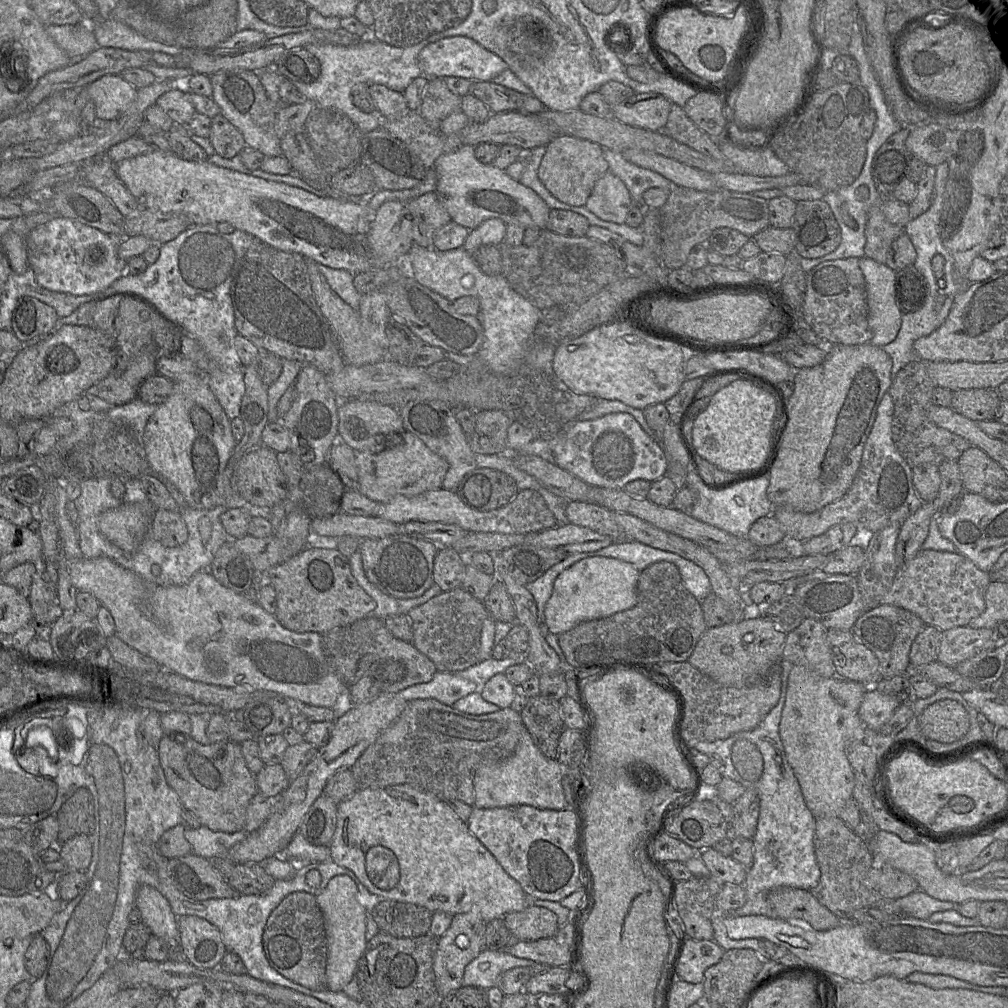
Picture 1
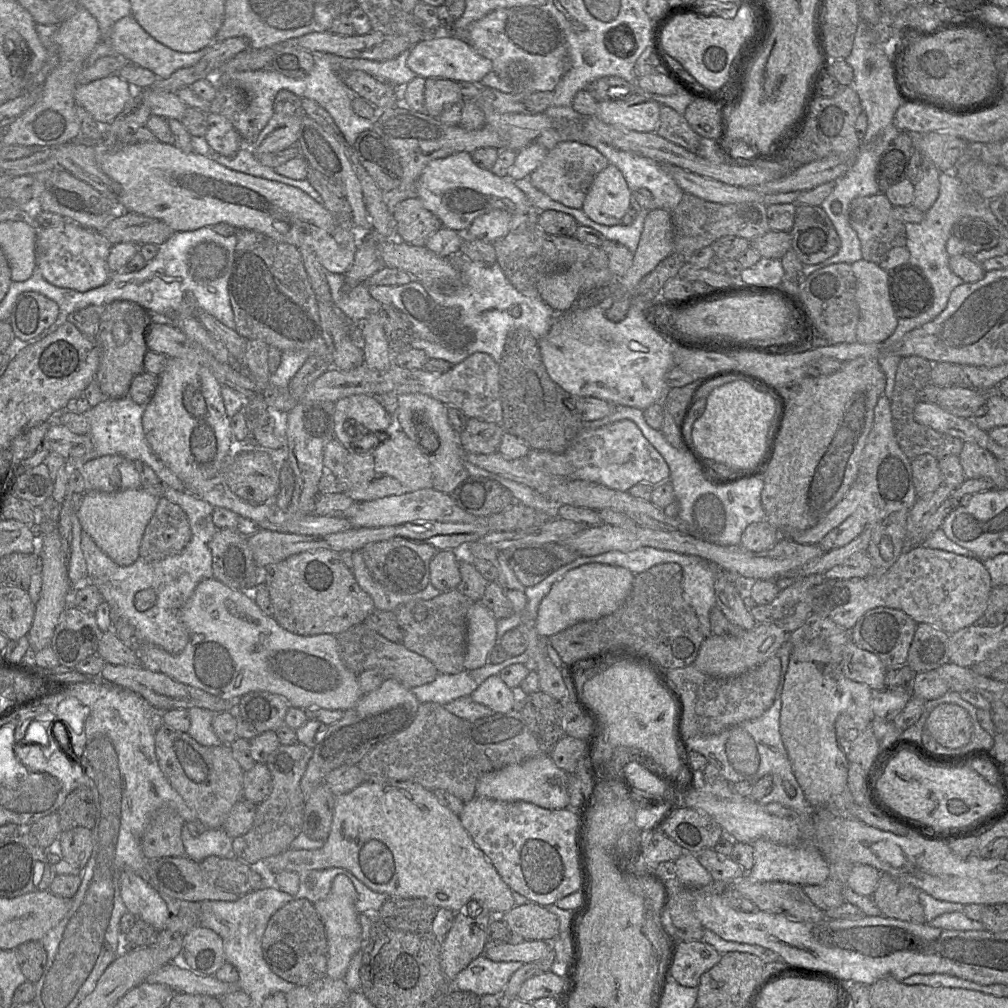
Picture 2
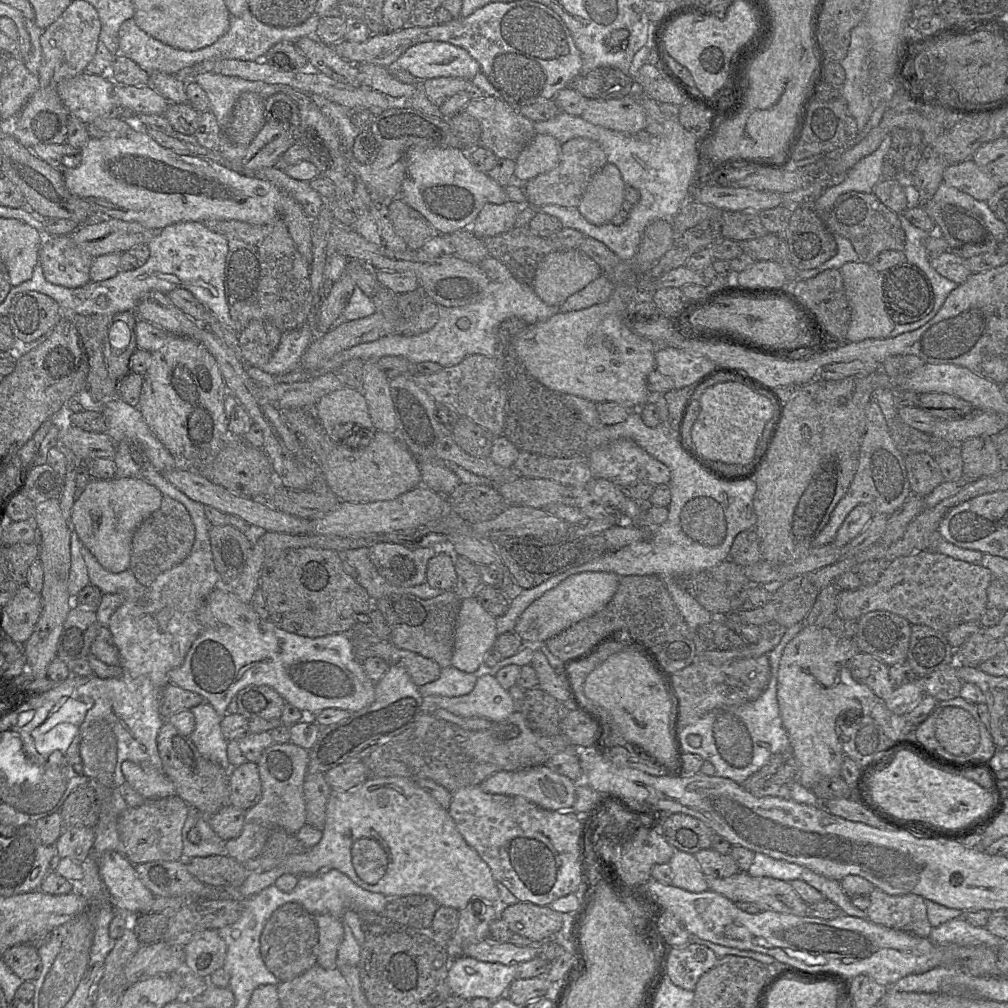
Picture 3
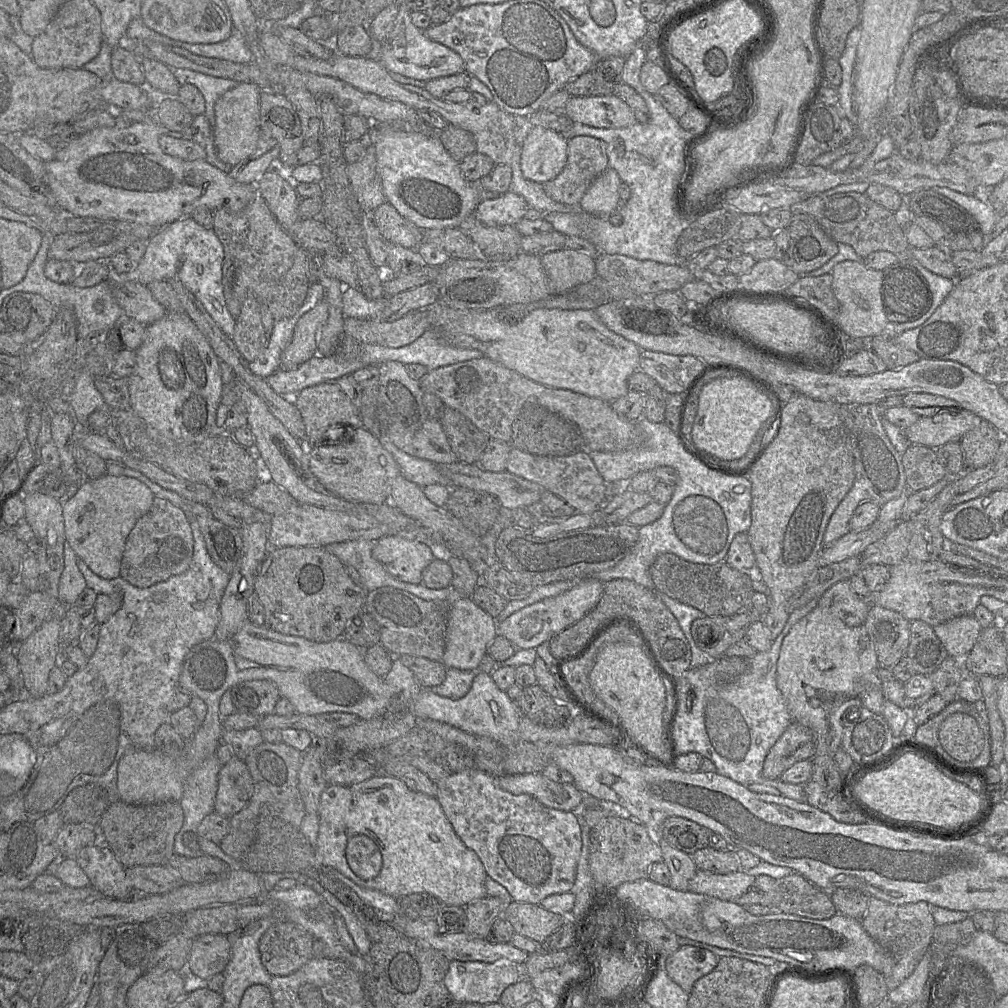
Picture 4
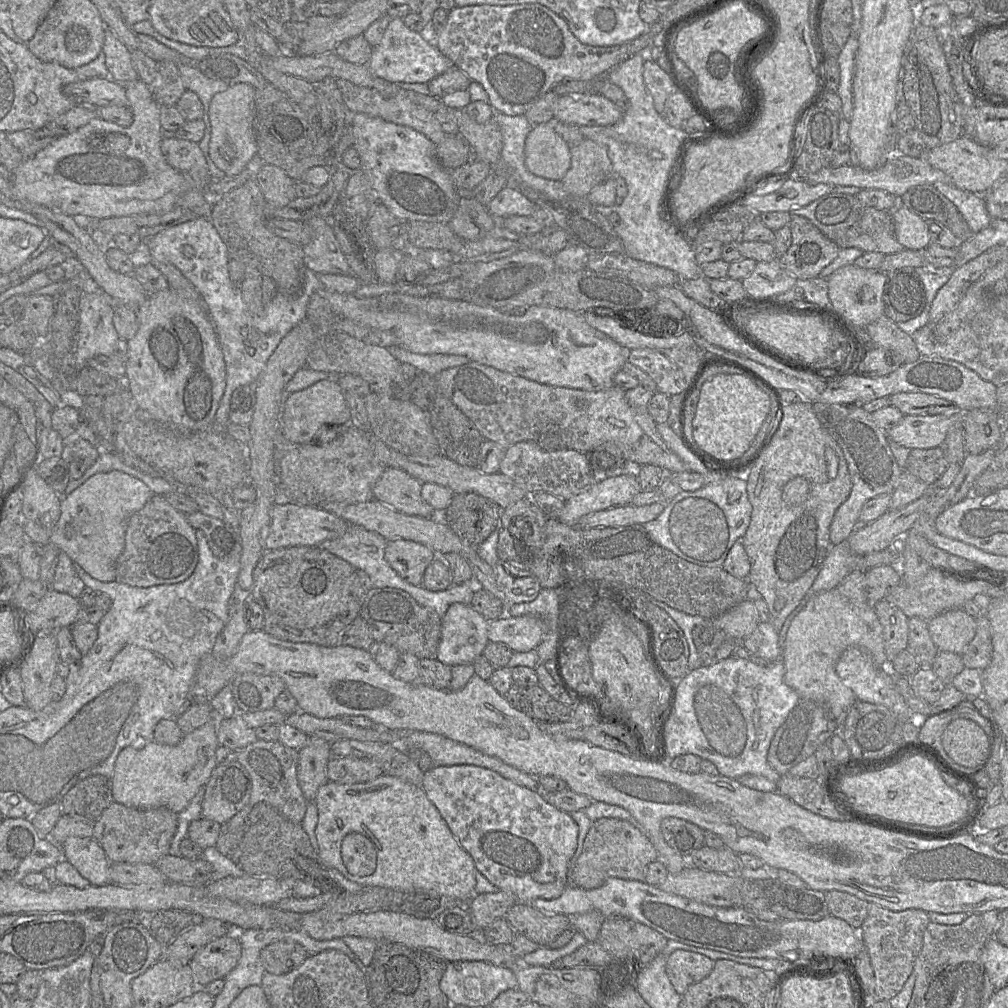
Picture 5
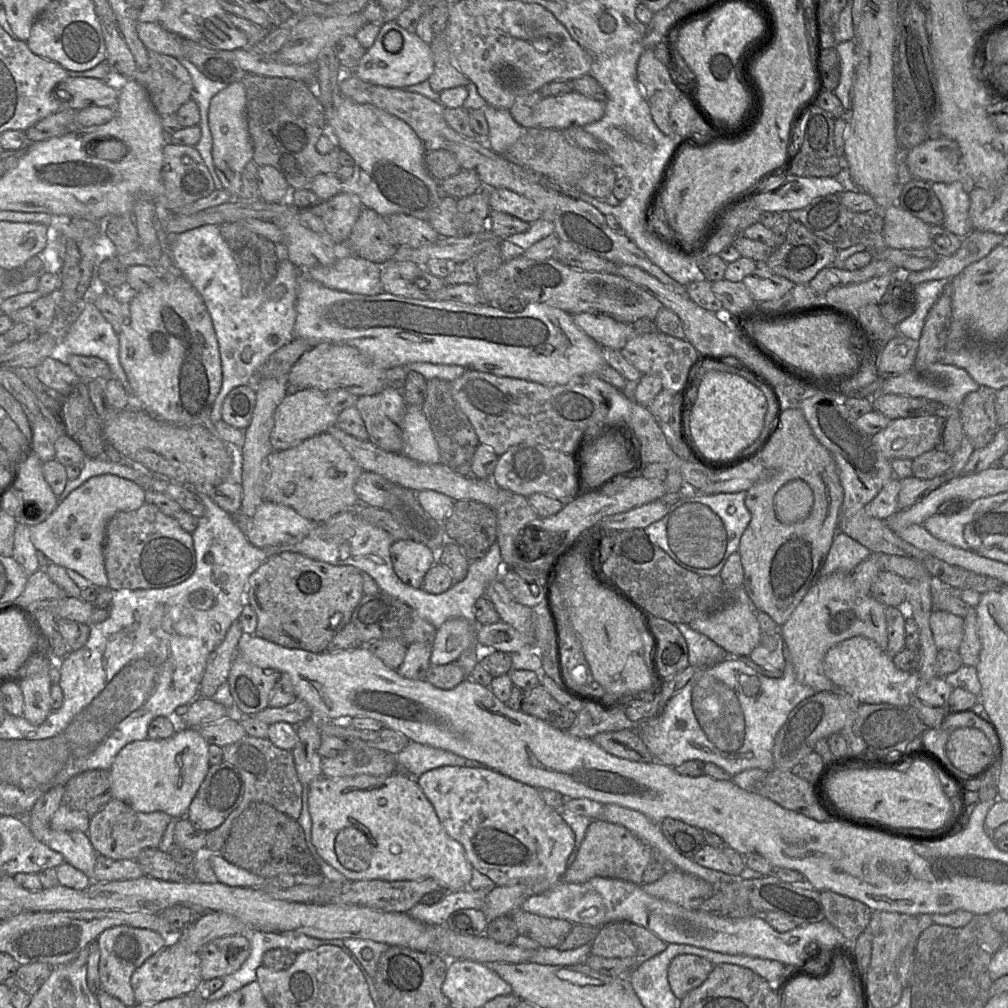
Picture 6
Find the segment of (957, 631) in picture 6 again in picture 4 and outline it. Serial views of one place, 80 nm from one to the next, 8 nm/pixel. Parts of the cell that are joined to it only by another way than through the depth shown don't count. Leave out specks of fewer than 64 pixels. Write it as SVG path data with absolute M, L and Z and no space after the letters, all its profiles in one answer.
M964 615L936 625L933 630L949 656L963 659L970 653L983 629L973 615Z

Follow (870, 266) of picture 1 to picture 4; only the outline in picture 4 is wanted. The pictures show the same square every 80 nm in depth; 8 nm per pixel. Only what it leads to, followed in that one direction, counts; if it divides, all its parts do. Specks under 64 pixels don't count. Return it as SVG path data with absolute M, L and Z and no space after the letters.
M843 261L832 270L832 291L839 302L837 323L844 335L851 338L872 338L881 334L889 323L884 312L883 271L868 268L863 262Z

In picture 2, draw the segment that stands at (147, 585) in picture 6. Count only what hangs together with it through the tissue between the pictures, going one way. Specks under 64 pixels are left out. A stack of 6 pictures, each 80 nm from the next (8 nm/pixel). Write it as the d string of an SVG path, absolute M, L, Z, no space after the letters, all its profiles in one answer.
M161 497L155 513L145 528L139 556L147 562L179 554L192 537L188 517L183 509Z

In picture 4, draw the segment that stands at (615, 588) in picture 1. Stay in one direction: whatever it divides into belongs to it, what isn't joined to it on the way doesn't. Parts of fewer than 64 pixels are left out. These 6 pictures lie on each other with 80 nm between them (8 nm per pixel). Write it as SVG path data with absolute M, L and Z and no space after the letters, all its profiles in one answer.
M585 578L570 590L526 606L499 624L496 623L496 635L507 638L516 649L536 648L589 613L599 602L603 590L603 582L594 578Z

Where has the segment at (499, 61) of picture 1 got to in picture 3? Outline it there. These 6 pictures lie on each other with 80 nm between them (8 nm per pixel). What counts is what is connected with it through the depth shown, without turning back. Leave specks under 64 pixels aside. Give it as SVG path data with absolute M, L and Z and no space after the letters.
M424 41L409 47L391 66L393 70L404 70L421 79L438 77L460 77L471 81L480 72L478 62L463 48L441 41Z

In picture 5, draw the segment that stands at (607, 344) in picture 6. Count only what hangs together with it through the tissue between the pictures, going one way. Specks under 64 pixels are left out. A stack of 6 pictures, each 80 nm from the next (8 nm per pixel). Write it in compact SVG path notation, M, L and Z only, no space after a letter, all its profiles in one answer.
M609 308L590 309L584 312L584 318L591 327L629 350L698 347L694 337L686 330L674 336L666 331L662 331L662 336L639 333L631 328L631 318L627 314L616 314Z

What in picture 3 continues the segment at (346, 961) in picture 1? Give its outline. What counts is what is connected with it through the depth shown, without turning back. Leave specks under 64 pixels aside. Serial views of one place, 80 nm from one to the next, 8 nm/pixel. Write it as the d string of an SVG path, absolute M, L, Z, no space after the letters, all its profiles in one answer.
M330 914L313 916L317 925L318 942L314 953L317 964L324 969L337 967L338 949L343 939L343 923Z

